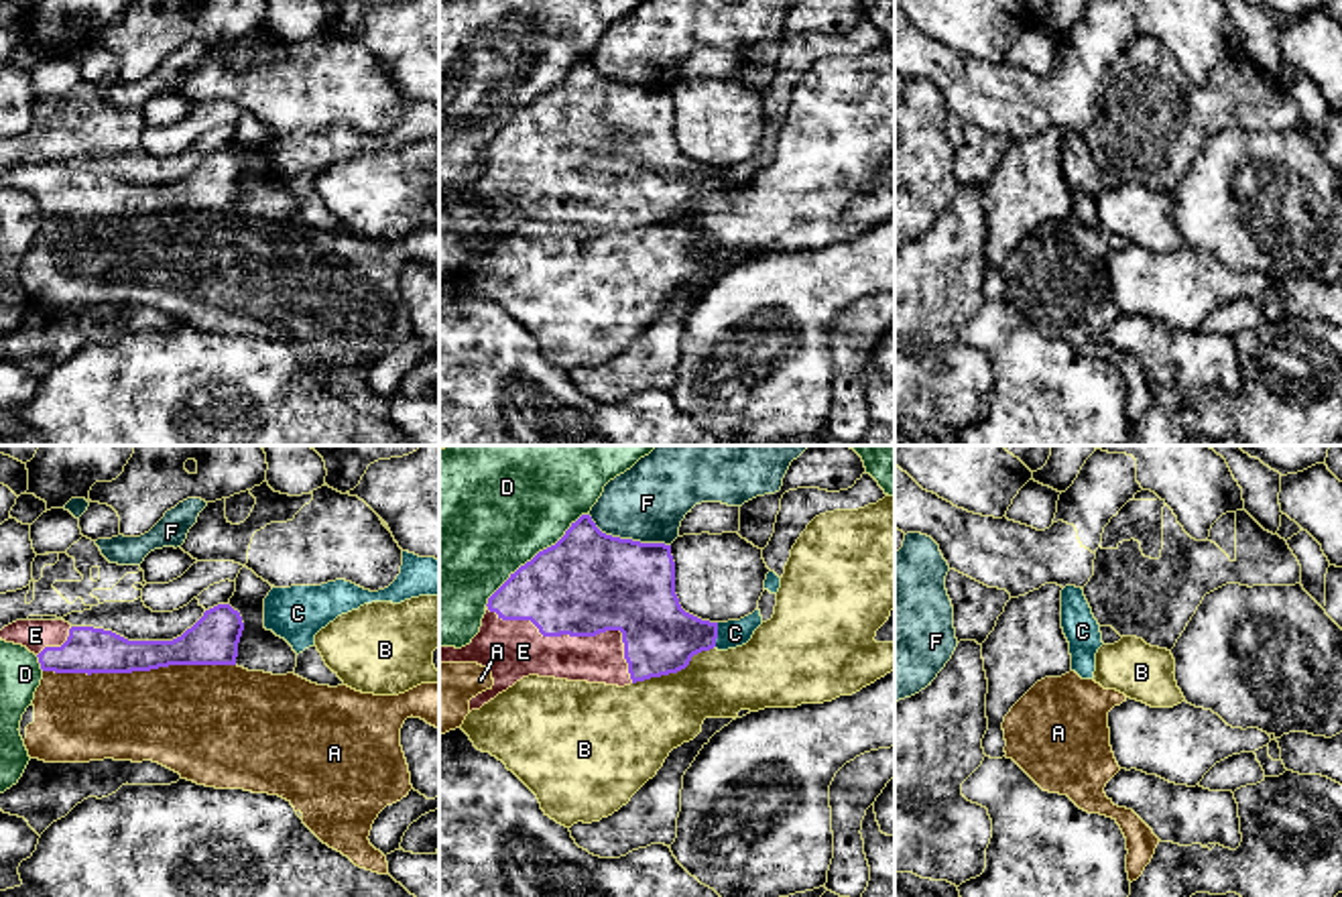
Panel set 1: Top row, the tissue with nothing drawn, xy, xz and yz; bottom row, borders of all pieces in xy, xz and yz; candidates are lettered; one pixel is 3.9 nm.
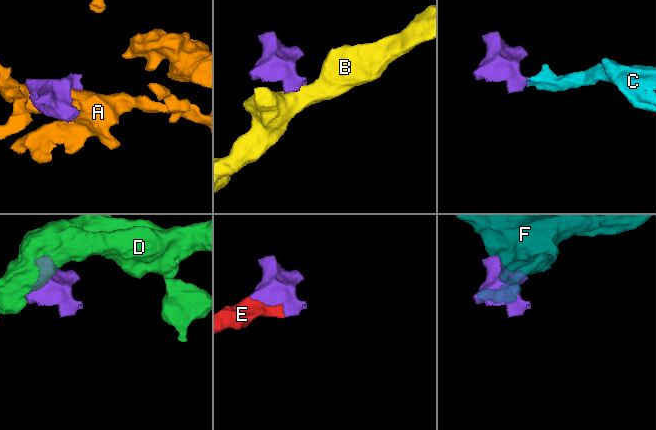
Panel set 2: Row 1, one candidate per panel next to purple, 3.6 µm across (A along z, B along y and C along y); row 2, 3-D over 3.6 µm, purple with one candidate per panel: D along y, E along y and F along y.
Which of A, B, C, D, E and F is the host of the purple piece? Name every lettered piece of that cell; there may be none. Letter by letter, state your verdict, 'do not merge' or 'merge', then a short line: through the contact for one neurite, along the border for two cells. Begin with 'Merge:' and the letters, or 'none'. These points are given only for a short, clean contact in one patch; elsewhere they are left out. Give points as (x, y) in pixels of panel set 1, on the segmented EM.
Merge: C, E
A: do not merge
B: do not merge; line xz (712, 647), (696, 653), (676, 672), (633, 684)
C: merge; line xz (659, 637), (716, 635), (735, 633)
D: do not merge
E: merge
F: do not merge

